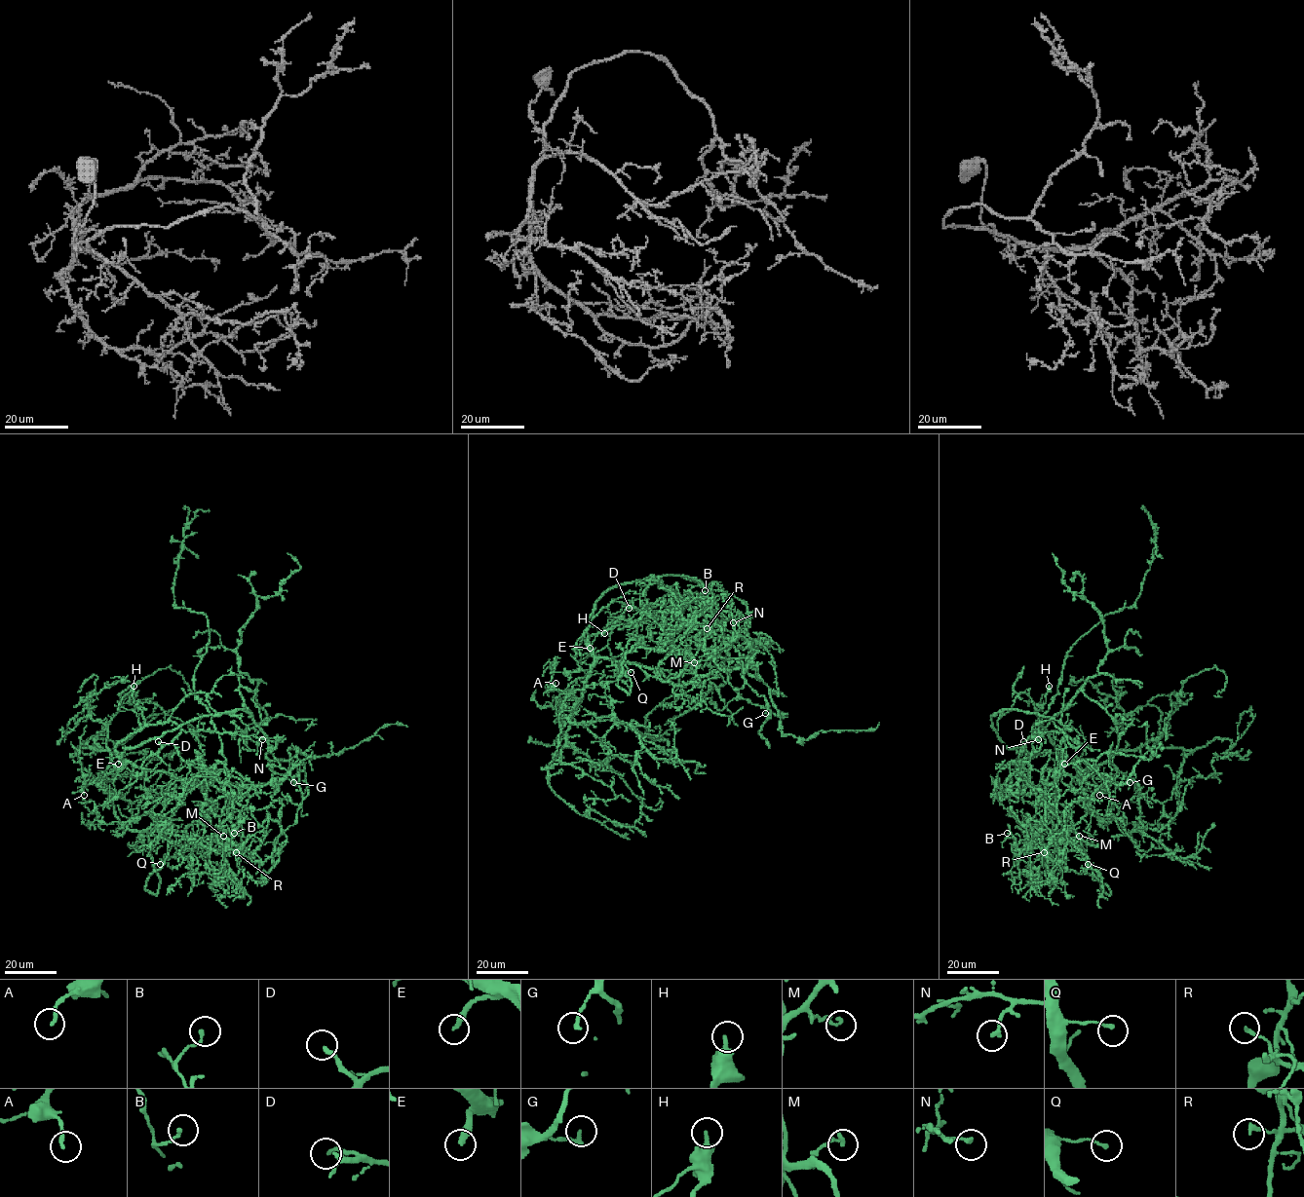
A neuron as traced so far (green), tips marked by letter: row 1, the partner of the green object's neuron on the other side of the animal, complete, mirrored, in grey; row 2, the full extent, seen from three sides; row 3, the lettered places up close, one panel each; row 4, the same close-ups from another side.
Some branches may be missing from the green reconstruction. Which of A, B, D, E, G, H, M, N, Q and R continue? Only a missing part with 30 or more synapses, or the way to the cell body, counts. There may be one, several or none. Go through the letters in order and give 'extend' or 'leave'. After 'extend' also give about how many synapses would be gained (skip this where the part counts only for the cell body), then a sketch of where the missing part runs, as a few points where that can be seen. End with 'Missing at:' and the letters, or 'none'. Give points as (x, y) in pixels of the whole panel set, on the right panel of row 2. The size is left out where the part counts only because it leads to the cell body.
A: leave
B: leave
D: leave
E: extend
G: leave
H: leave
M: leave
N: leave
Q: leave
R: leave
Missing at: E

